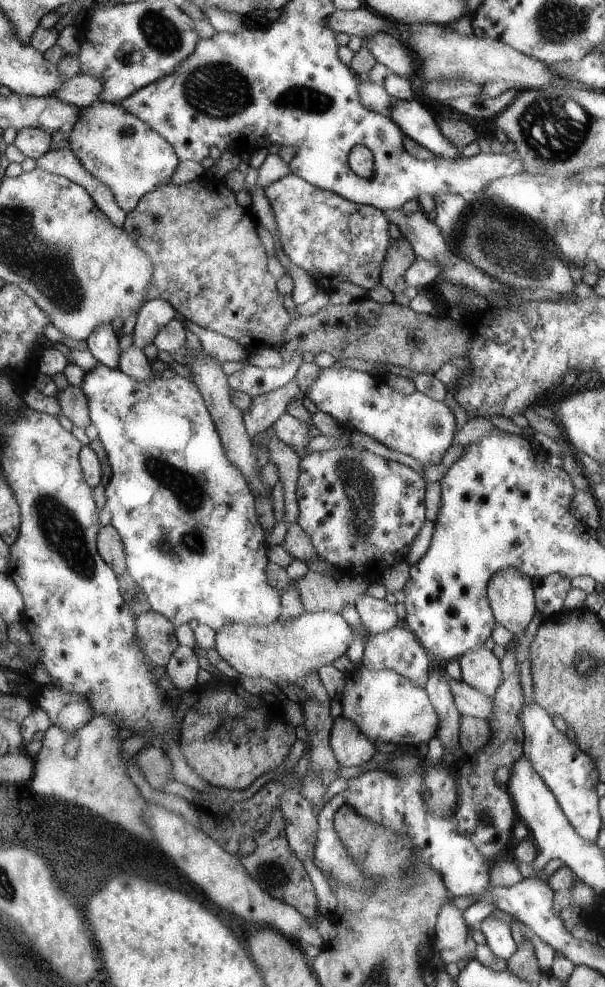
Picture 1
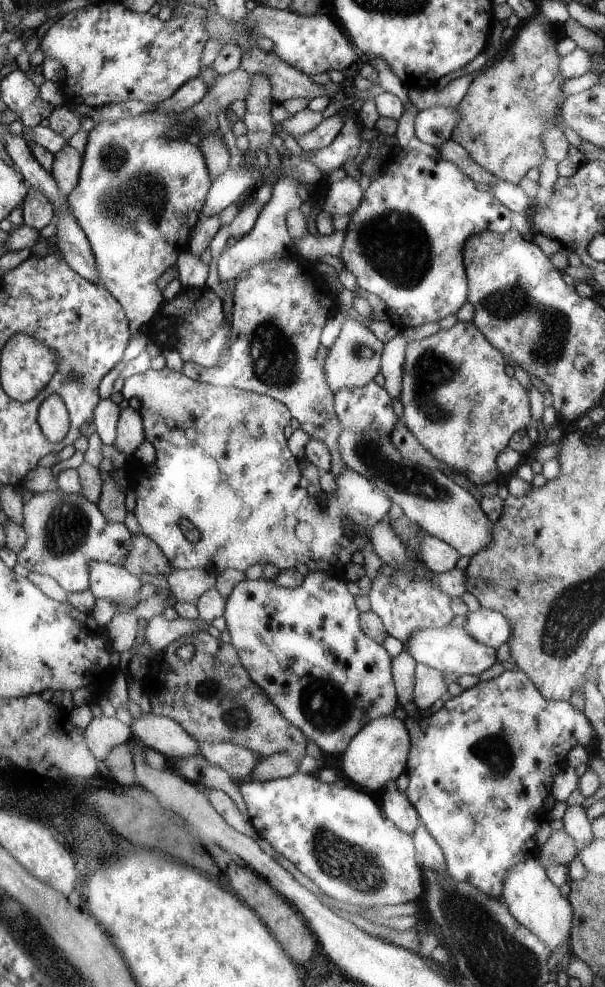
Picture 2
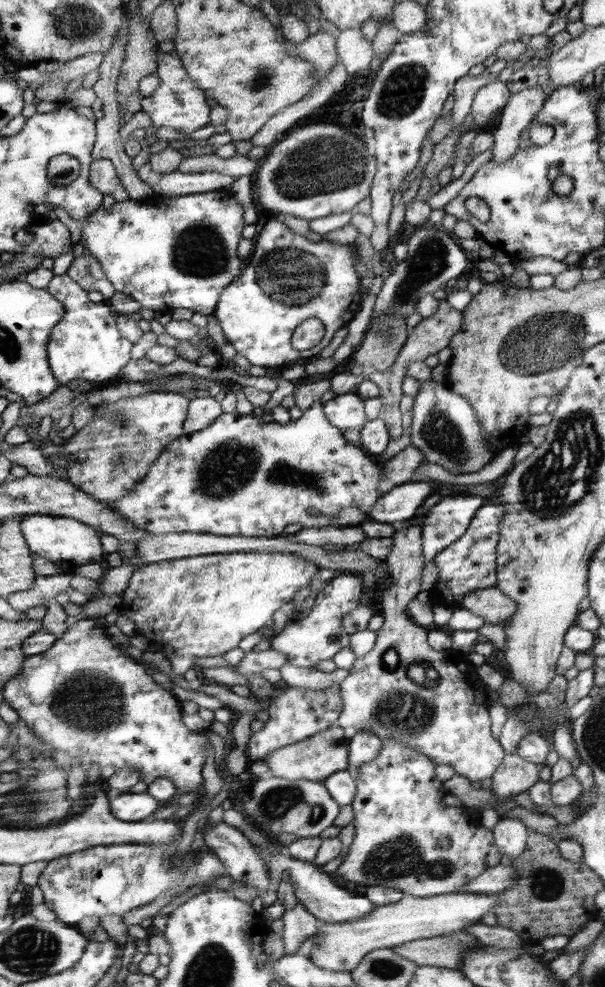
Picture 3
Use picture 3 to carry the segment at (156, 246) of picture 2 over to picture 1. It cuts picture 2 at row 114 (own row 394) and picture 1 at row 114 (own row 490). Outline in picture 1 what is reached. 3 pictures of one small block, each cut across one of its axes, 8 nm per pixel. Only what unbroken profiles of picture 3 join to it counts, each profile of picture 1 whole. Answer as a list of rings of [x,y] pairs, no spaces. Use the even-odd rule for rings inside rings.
[[[102,100],[95,101],[83,110],[81,118],[69,135],[68,147],[75,152],[82,166],[110,188],[118,206],[126,212],[133,211],[149,192],[162,185],[168,185],[181,161],[173,146],[160,133],[121,106]]]

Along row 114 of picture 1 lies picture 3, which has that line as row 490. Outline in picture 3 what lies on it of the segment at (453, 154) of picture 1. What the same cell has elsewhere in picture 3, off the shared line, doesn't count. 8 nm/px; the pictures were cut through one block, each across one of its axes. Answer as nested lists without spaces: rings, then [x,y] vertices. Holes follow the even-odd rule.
[[[411,481],[386,490],[368,514],[368,519],[393,526],[402,524],[418,512],[433,487],[430,481]]]

